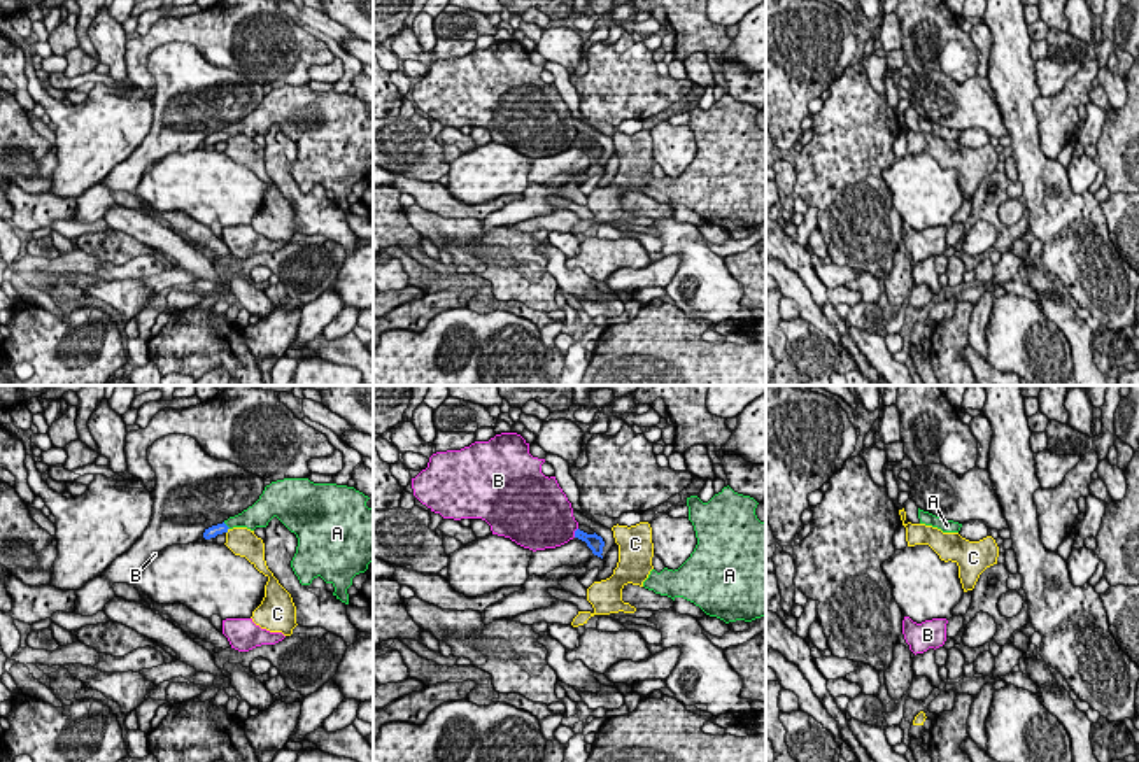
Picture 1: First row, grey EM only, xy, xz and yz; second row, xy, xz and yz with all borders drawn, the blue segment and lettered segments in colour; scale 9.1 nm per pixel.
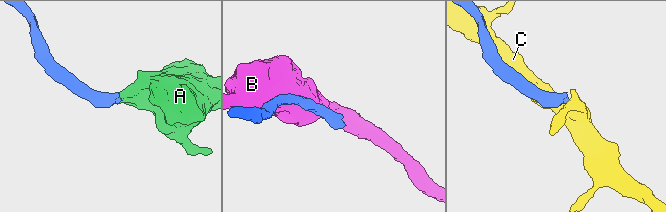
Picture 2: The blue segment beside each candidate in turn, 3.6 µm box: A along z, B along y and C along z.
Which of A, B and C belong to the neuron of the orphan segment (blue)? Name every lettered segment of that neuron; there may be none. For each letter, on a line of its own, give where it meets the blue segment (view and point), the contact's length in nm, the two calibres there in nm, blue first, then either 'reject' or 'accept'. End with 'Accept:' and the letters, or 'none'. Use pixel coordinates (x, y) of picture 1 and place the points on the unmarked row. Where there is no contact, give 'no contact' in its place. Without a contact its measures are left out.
A: meets blue in xy at (225, 132); contact 100 nm long; 100 nm thick on the blue side, 190 nm on the other; accept
B: meets blue in xz at (575, 141); contact 100 nm long; 140 nm thick on the blue side, 440 nm on the other; reject
C: meets blue in xy at (226, 139); contact 70 nm long; 100 nm thick on the blue side, 260 nm on the other; reject
Accept: A

